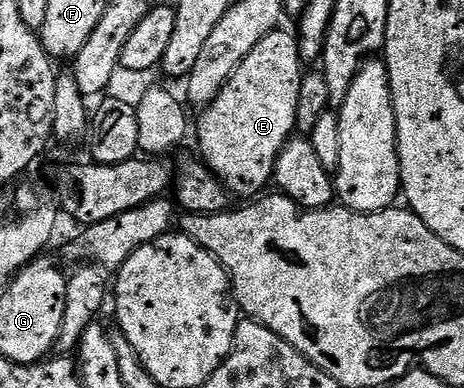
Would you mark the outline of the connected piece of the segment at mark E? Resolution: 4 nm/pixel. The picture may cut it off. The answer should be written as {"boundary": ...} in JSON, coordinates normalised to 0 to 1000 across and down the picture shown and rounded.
{"boundary":[[[616,72],[591,77],[528,144],[472,245],[431,291],[435,415],[509,513],[556,513],[586,477],[601,394],[638,343],[640,237],[649,237],[655,188],[642,95]]]}

